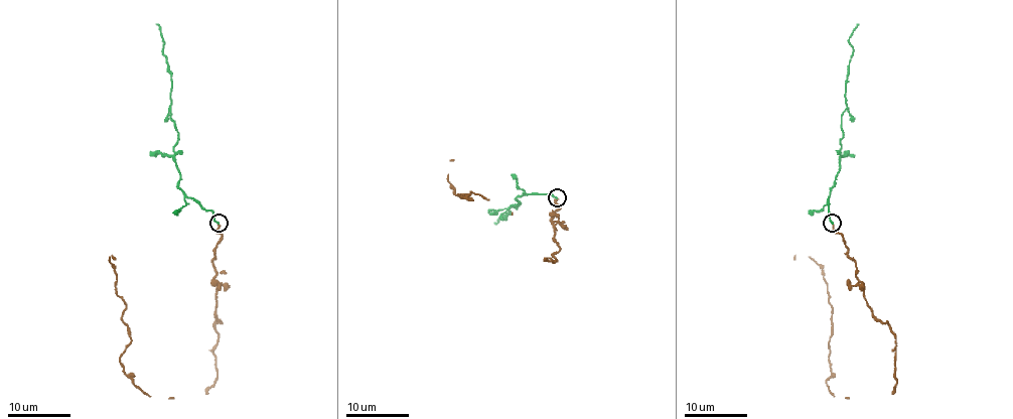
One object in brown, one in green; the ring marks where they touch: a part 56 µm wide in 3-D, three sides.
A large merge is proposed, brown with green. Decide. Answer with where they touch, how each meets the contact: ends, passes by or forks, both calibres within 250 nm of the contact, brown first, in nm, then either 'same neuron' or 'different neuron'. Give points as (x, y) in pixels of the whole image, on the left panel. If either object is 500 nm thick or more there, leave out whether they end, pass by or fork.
place (219, 223); brown ends; green ends; calibres 140 and 180 nm; same neuron

